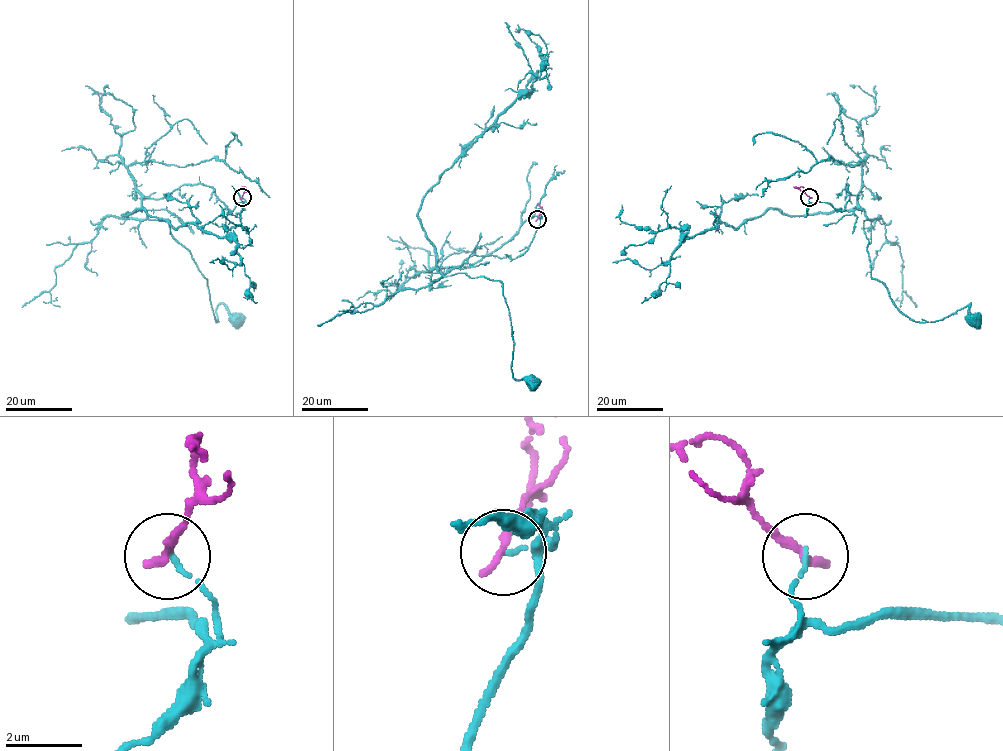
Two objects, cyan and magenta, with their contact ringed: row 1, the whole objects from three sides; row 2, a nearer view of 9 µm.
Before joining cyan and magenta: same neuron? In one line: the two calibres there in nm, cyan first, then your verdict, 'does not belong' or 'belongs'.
110/260 nm | does not belong

